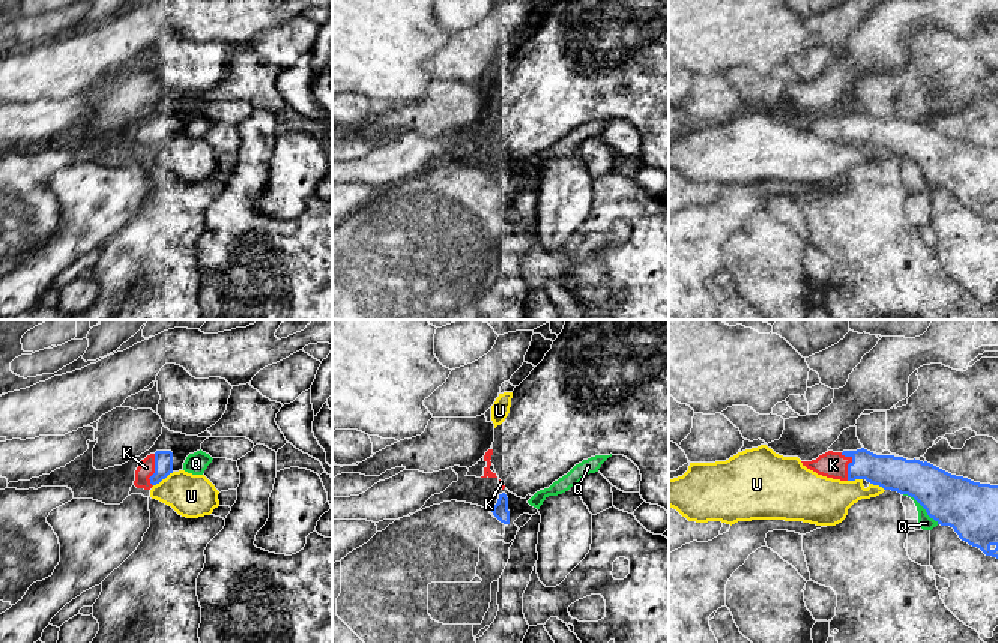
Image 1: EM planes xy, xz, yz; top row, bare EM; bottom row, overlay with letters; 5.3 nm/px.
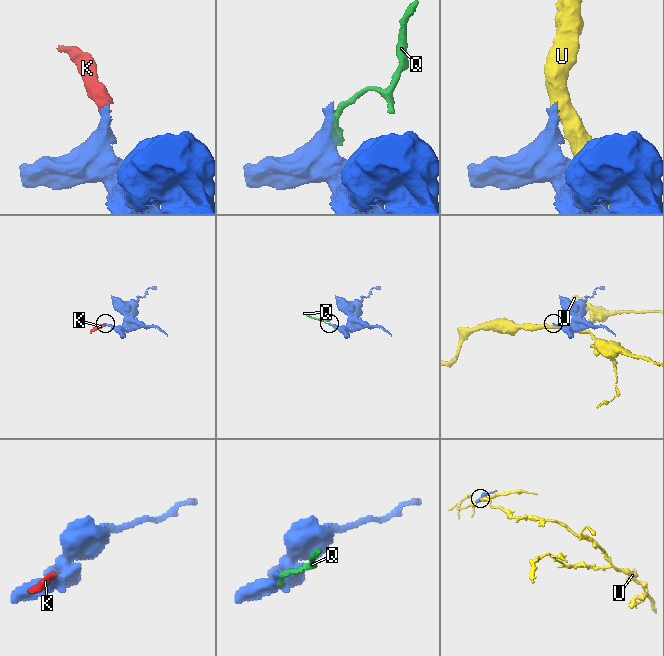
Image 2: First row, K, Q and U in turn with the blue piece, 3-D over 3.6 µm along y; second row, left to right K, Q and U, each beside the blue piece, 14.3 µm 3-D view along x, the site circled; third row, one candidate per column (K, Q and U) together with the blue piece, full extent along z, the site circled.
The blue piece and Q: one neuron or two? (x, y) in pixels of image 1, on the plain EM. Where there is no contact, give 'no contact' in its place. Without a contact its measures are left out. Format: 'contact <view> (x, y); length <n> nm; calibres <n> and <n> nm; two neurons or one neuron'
contact yz (922, 169); length 260 nm; calibres 280 and 70 nm; two neurons

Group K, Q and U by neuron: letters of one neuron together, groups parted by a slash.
K / Q / U

